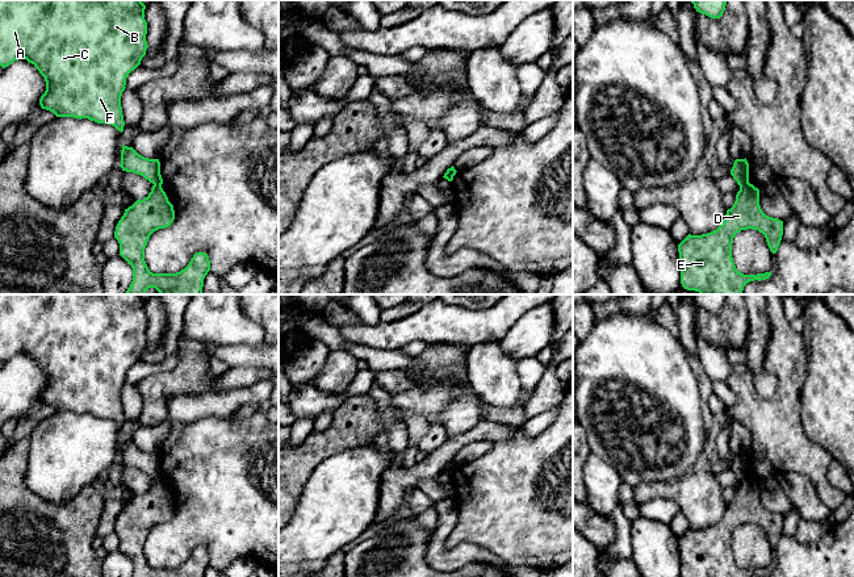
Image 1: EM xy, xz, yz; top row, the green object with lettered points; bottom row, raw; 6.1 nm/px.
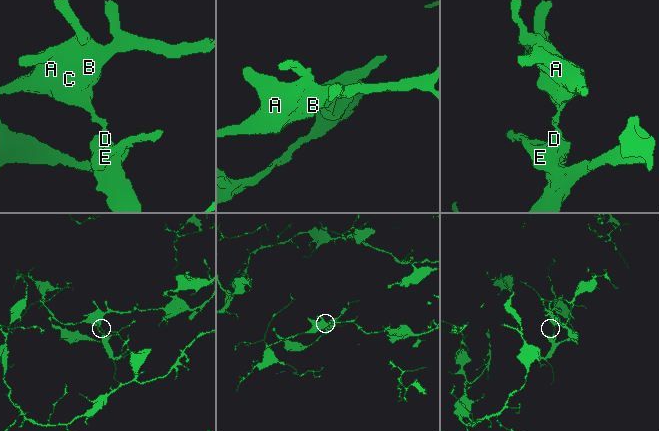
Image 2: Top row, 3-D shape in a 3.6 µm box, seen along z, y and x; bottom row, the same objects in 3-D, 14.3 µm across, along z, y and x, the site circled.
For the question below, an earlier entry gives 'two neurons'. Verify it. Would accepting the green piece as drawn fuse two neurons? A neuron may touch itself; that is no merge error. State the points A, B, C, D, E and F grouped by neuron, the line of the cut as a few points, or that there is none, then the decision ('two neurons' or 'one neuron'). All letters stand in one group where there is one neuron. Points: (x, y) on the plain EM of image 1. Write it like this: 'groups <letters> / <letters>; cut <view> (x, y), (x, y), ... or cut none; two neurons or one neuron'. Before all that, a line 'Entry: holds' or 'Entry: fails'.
Entry: holds
groups A B C F / D E; cut yz (748, 476), (740, 481); two neurons

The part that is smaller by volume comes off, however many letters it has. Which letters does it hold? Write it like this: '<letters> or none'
D, E

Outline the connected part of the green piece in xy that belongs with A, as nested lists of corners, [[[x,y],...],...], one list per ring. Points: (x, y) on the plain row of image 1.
[[[0,294],[0,360],[5,363],[14,355],[26,354],[46,376],[46,385],[39,393],[42,404],[56,411],[108,418],[122,427],[121,390],[126,372],[141,359],[148,342],[145,304],[141,294]]]

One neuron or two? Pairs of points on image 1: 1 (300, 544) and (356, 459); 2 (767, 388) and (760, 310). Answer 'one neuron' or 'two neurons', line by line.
1: one neuron
2: one neuron

